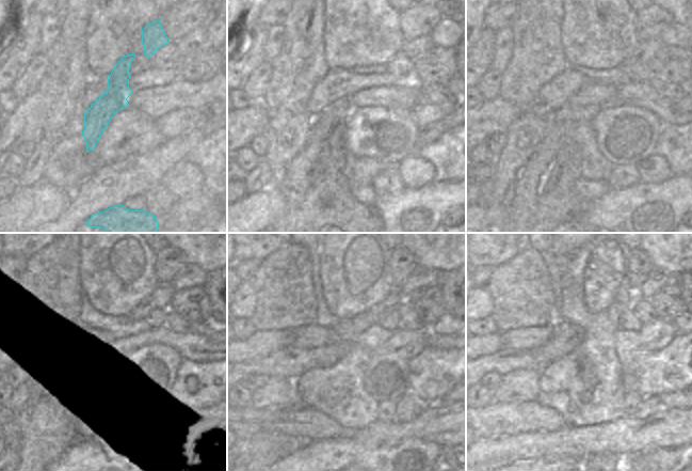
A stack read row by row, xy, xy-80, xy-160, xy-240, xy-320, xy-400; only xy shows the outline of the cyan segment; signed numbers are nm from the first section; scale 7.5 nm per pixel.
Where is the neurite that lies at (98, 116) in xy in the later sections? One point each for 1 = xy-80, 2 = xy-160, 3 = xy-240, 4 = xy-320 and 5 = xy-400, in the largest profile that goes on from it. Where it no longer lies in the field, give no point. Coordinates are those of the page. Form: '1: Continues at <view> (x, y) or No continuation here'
1: Continues at xy-80 (318, 193)
2: Continues at xy-160 (544, 199)
3: Continues at xy-240 (47, 430)
4: Continues at xy-320 (264, 449)
5: No continuation here

